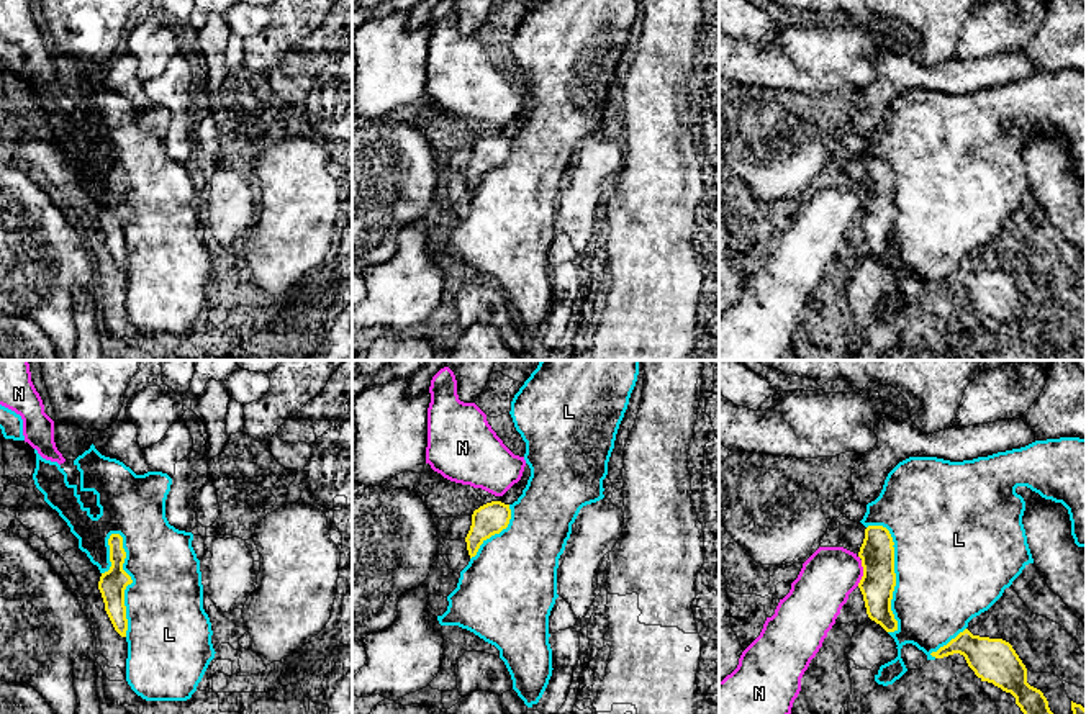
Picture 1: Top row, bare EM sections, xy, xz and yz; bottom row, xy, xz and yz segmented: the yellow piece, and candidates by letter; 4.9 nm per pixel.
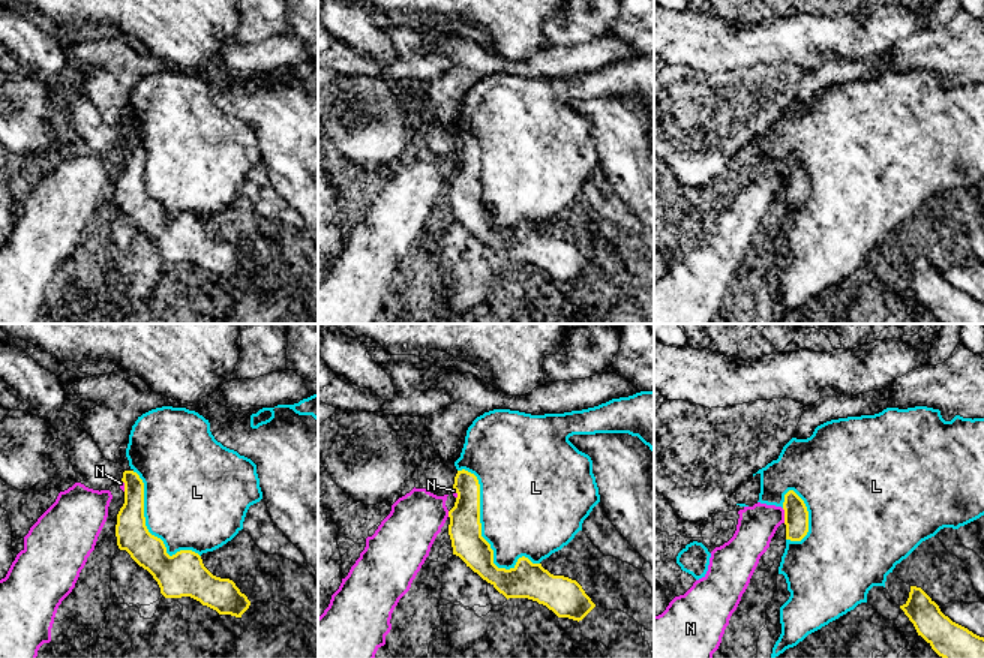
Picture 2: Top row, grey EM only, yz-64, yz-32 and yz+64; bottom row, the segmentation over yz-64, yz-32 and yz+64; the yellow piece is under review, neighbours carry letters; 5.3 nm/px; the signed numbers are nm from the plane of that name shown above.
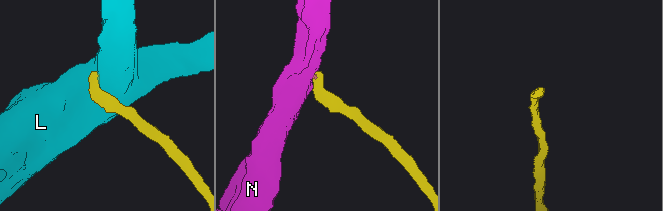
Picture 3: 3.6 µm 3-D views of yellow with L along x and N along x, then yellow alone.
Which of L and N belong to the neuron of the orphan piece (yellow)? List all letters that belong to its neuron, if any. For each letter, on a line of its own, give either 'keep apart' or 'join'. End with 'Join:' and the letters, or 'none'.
L: keep apart
N: keep apart
Join: none

